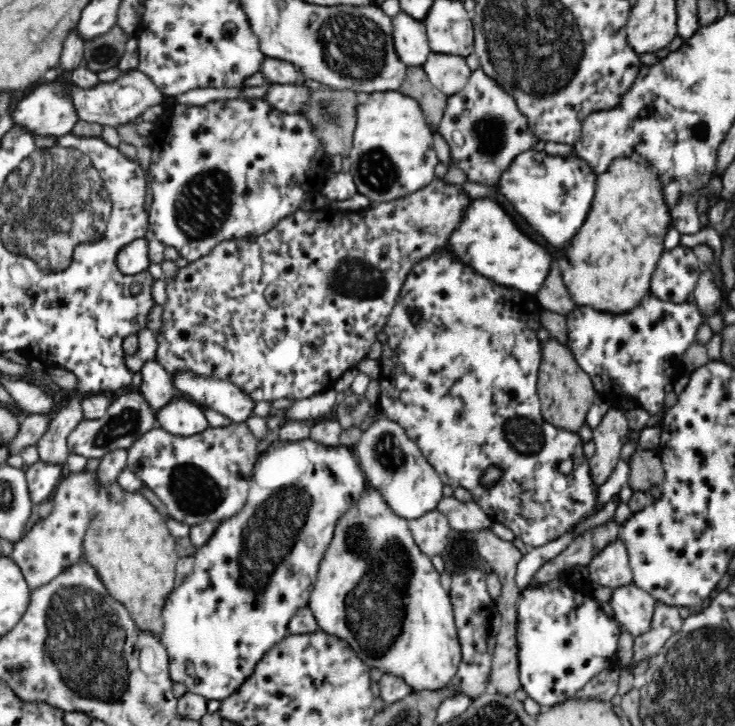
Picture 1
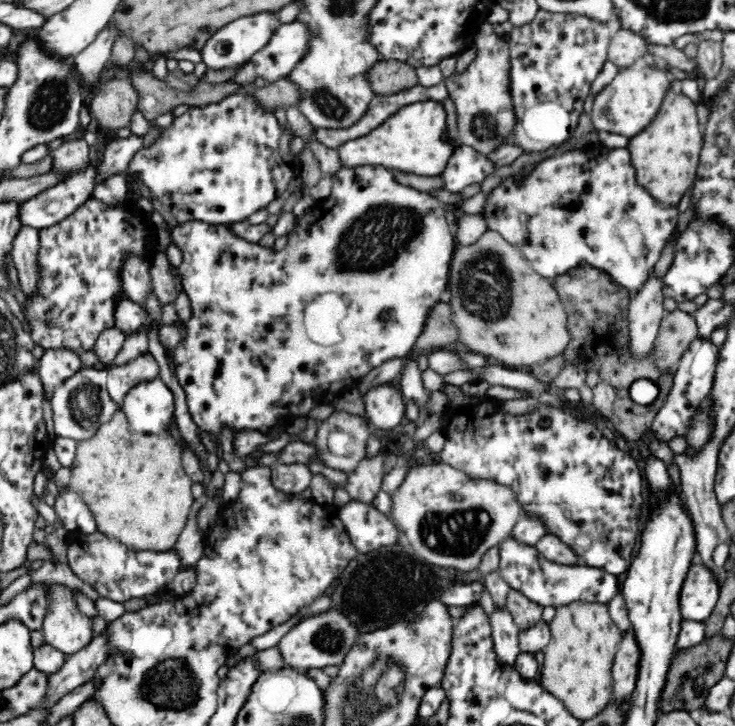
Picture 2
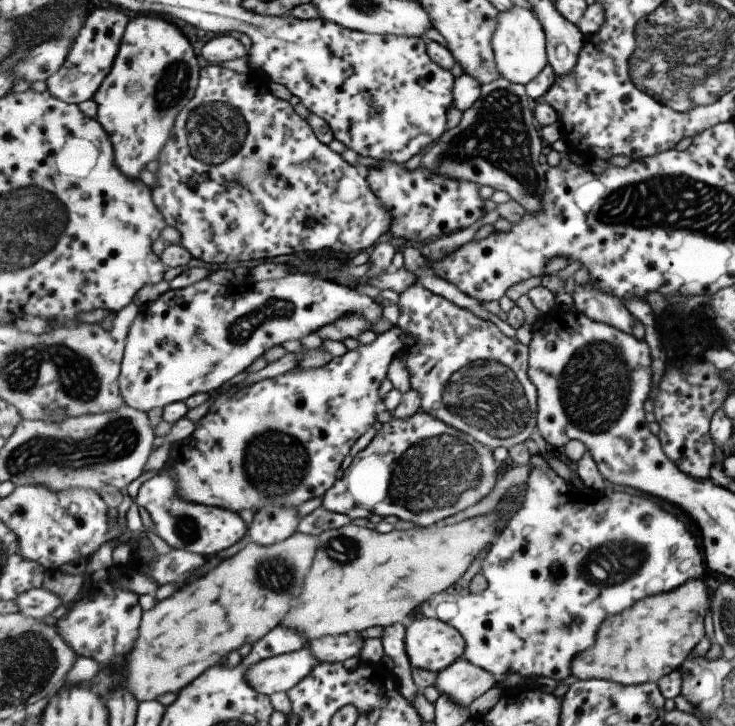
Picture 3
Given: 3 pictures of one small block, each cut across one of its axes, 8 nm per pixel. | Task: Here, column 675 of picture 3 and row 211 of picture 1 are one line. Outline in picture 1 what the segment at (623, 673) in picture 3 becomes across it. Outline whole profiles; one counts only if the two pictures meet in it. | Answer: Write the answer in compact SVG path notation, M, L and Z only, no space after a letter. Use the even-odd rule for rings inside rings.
M634 154L619 156L602 174L598 174L597 194L590 207L590 218L586 218L586 226L582 226L578 242L574 242L574 246L570 246L570 250L566 250L562 258L557 256L557 267L562 270L564 284L578 307L592 306L594 310L622 314L623 311L638 306L642 298L650 292L650 278L656 270L658 260L661 260L660 256L665 252L664 236L668 224L674 224L668 198L665 198L665 185L657 169L654 164L642 159L642 155Z

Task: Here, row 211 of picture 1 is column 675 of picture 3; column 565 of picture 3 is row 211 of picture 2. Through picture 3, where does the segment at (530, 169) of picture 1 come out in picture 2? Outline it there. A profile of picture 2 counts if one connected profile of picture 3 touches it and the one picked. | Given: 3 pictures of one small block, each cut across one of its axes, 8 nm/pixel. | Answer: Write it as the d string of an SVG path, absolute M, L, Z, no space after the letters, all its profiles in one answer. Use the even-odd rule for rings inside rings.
M604 148L602 152L588 152L575 149L564 154L546 158L528 168L528 176L520 182L516 178L506 178L486 196L486 204L480 212L488 225L510 244L522 250L531 262L532 268L542 276L552 280L566 274L583 263L591 264L607 272L614 282L625 286L632 294L642 288L646 278L653 272L664 246L674 235L678 207L664 206L636 178L636 167L628 148Z

